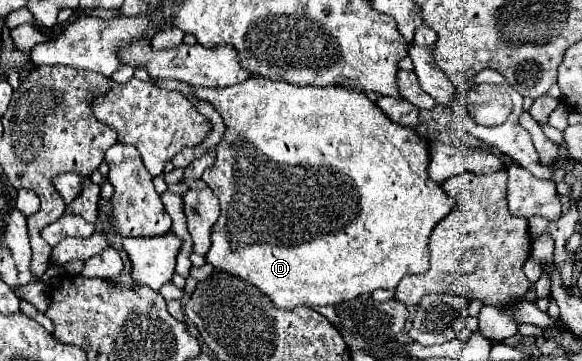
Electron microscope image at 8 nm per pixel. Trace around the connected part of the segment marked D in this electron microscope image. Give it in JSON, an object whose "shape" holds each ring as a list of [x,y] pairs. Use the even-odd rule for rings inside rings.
{"shape":[[[252,76],[246,82],[230,88],[200,88],[190,86],[196,98],[208,100],[226,124],[222,140],[212,148],[216,156],[214,164],[202,174],[202,180],[214,190],[220,200],[220,216],[212,226],[212,248],[206,254],[208,264],[220,268],[228,274],[240,276],[260,288],[270,300],[284,310],[298,306],[328,306],[354,300],[356,296],[370,294],[376,288],[396,288],[402,276],[420,274],[428,270],[428,238],[432,228],[450,212],[454,200],[442,190],[440,184],[434,184],[428,176],[428,148],[412,128],[400,126],[386,118],[380,108],[362,94],[360,88],[342,88],[342,86],[296,86],[288,82],[274,82],[270,78]]]}

